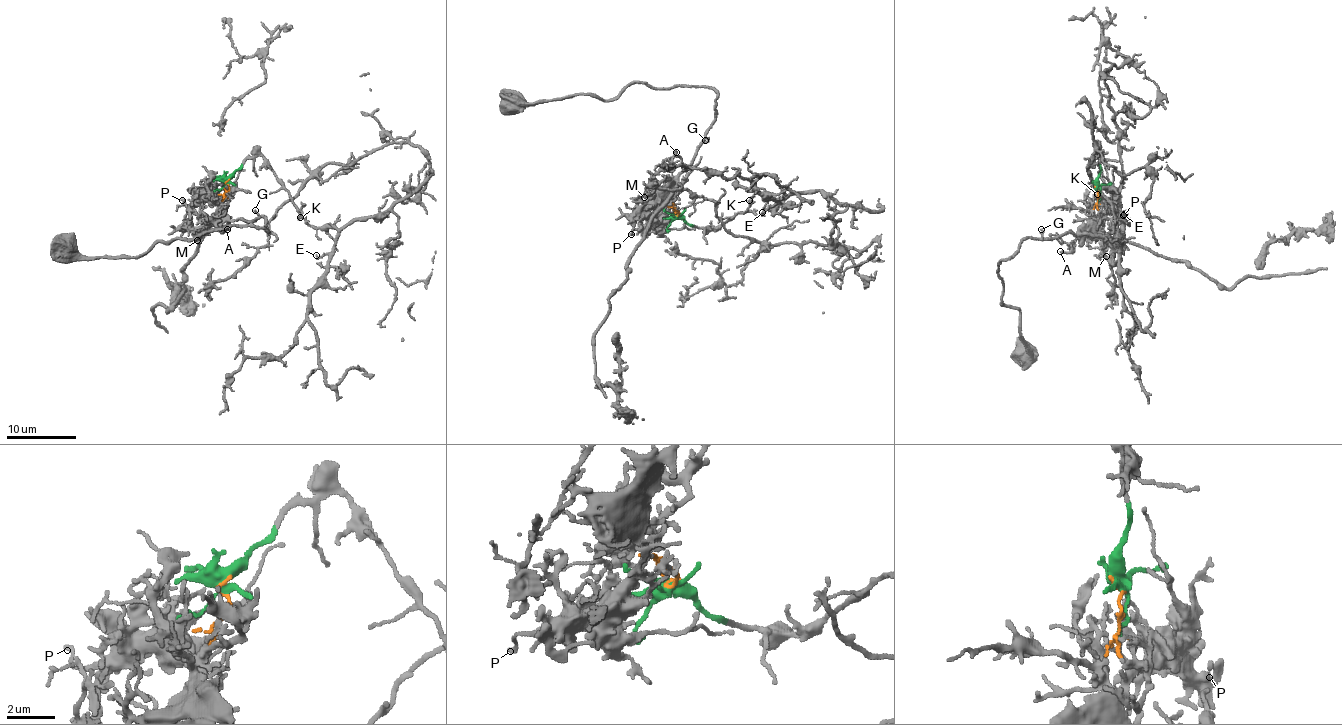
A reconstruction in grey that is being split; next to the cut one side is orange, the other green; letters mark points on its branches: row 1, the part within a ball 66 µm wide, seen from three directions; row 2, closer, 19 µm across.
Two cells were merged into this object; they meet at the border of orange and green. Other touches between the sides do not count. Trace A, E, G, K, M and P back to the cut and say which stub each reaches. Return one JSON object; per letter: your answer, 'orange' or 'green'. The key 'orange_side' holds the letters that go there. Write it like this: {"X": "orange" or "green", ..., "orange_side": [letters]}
{"A": "orange", "E": "green", "G": "orange", "K": "green", "M": "orange", "P": "orange", "orange_side": ["A", "G", "M", "P"]}

